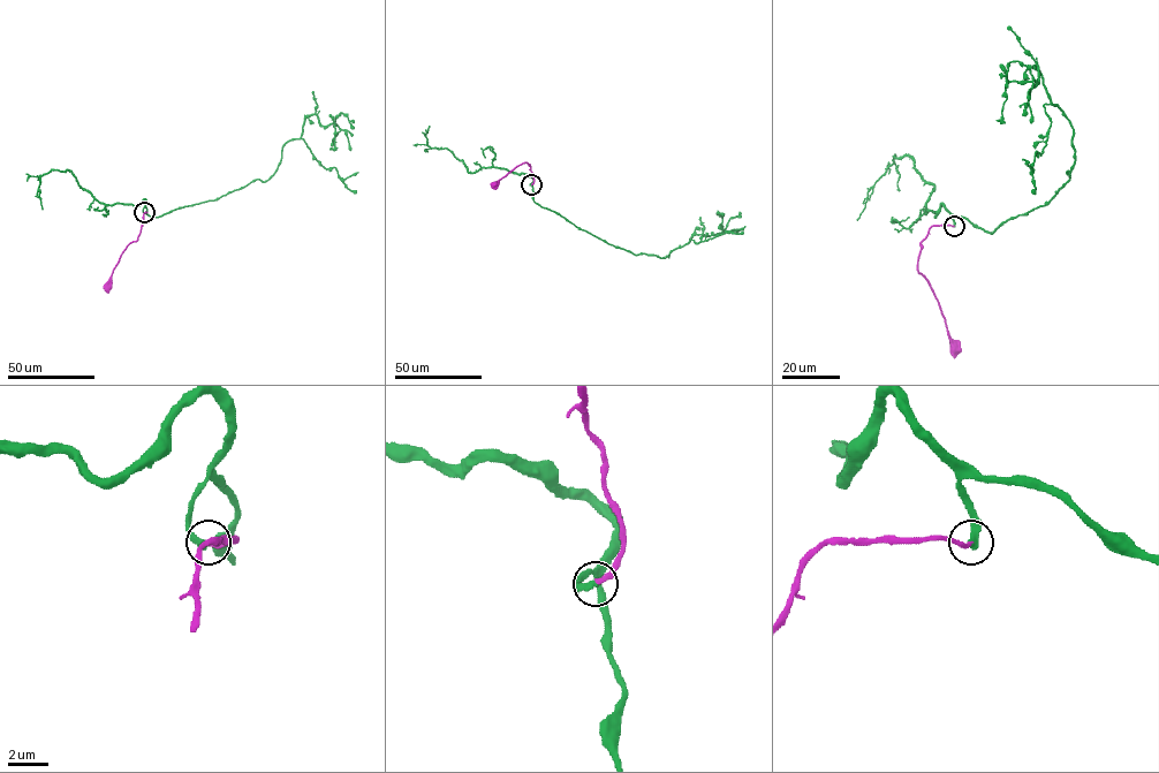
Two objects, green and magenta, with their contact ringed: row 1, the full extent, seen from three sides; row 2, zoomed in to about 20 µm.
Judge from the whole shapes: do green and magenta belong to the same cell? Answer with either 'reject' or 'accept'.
accept

